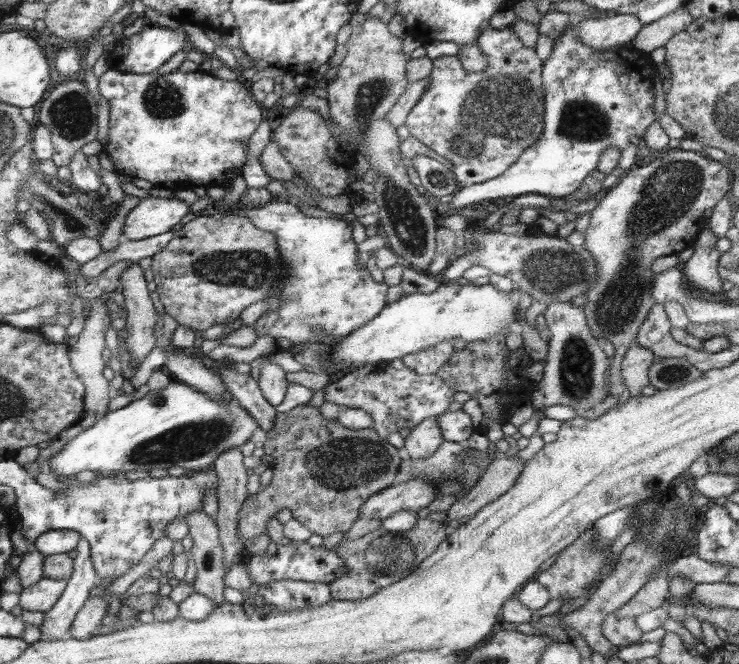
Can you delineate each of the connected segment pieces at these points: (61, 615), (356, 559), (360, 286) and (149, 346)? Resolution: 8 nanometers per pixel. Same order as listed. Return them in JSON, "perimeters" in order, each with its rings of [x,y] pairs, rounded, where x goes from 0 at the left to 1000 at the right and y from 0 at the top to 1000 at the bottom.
{"perimeters":[[[[110,809],[107,822],[101,827],[106,834],[99,842],[97,867],[92,870],[89,886],[78,907],[60,923],[60,937],[53,943],[57,964],[92,961],[91,952],[97,946],[103,925],[123,899],[122,889],[135,875],[123,845],[123,822],[119,813]]],[[[568,780],[555,798],[528,801],[520,794],[482,812],[464,812],[452,828],[470,846],[471,860],[445,877],[447,893],[455,904],[490,904],[512,889],[539,877],[562,860],[610,803],[606,788]]],[[[376,301],[349,310],[349,313],[330,313],[321,304],[314,310],[310,322],[336,327],[346,342],[371,351],[373,361],[378,363],[379,395],[388,401],[379,404],[384,408],[387,419],[382,419],[376,425],[376,434],[363,446],[363,449],[382,449],[384,456],[375,465],[360,468],[346,483],[342,489],[346,505],[365,505],[373,512],[378,508],[384,508],[398,521],[401,518],[425,518],[428,514],[421,497],[429,489],[434,489],[444,505],[456,511],[465,509],[474,506],[482,495],[490,494],[493,488],[502,486],[502,482],[507,480],[522,462],[525,428],[507,425],[498,413],[495,399],[493,407],[482,404],[484,373],[482,373],[482,364],[476,361],[476,336],[447,327],[417,327],[406,318],[402,309]]],[[[188,396],[162,413],[165,441],[169,446],[172,526],[187,551],[210,524],[207,495],[214,470],[206,458],[195,405]]]]}

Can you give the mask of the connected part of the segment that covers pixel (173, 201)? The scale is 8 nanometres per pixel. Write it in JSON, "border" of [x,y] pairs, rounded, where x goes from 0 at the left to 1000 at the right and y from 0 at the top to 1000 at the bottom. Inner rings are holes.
{"border":[[[198,297],[192,300],[176,319],[173,319],[165,342],[168,361],[188,363],[233,348],[235,337],[241,337],[254,319],[256,309],[252,303],[235,298]]]}

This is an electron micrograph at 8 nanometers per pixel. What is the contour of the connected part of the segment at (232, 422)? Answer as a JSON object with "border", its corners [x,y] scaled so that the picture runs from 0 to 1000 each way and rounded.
{"border":[[[231,574],[218,587],[203,587],[195,599],[180,602],[169,614],[146,620],[139,630],[106,652],[106,655],[85,672],[66,696],[68,708],[77,718],[100,718],[111,709],[127,709],[134,717],[171,712],[173,708],[206,709],[214,705],[242,702],[253,712],[272,711],[287,706],[296,685],[311,675],[322,675],[333,669],[341,652],[350,645],[349,634],[314,599],[313,605],[294,605],[277,596],[258,580]]]}

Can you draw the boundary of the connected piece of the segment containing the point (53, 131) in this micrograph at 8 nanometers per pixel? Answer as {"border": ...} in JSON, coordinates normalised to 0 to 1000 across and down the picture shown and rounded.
{"border":[[[93,119],[81,125],[60,148],[49,163],[49,184],[65,193],[73,217],[70,241],[80,250],[89,250],[111,220],[127,212],[133,205],[133,160],[116,134],[111,119]]]}

